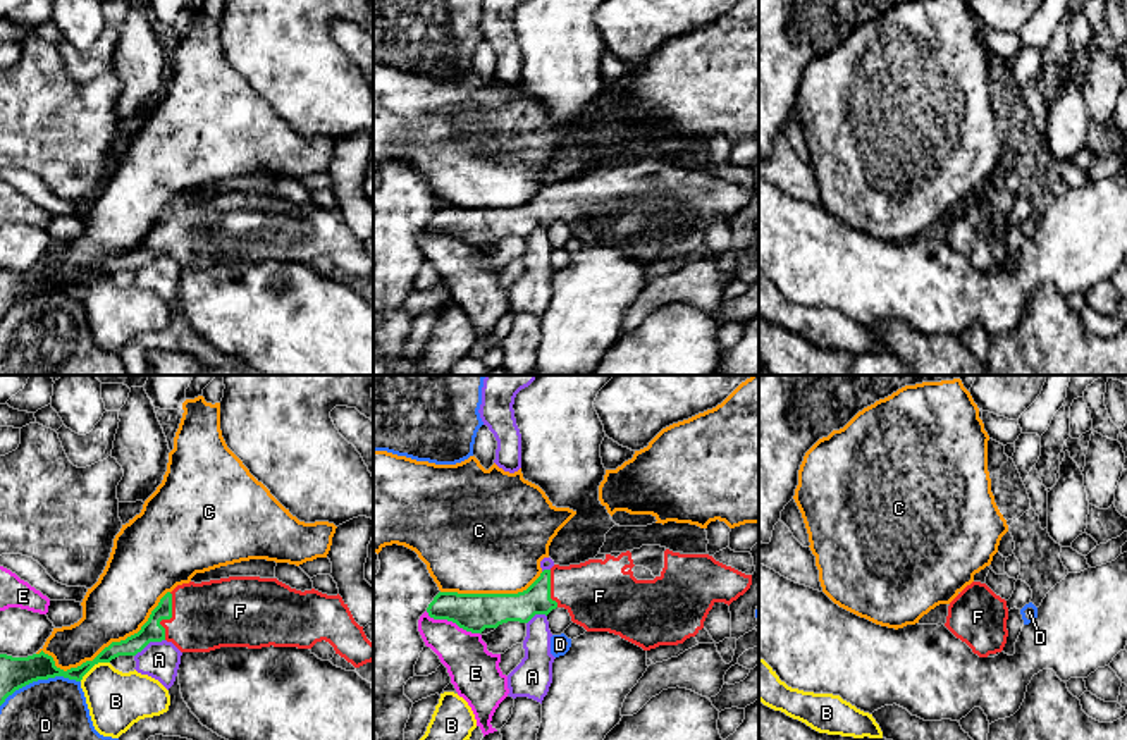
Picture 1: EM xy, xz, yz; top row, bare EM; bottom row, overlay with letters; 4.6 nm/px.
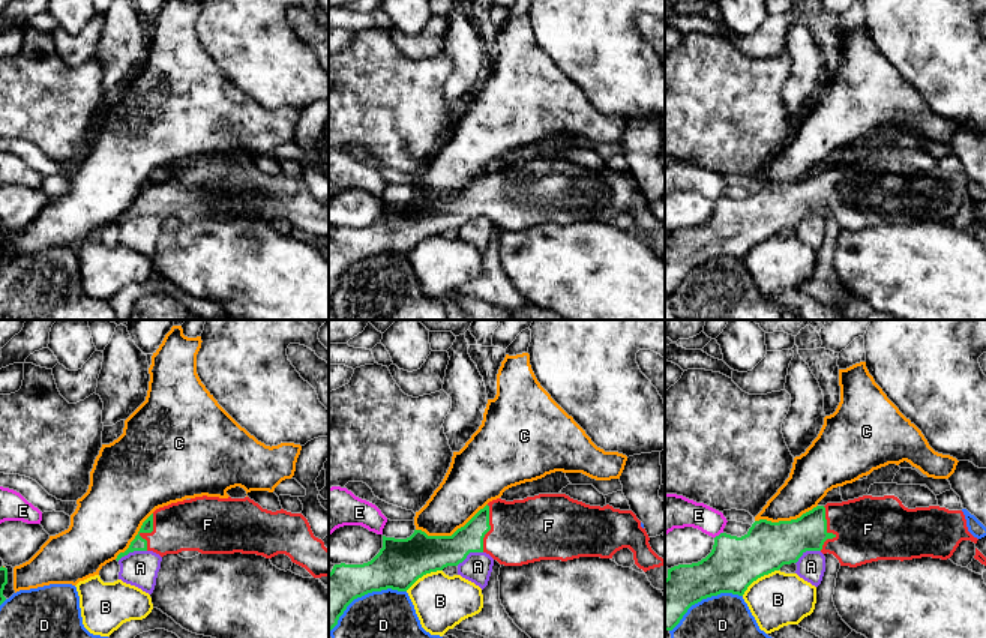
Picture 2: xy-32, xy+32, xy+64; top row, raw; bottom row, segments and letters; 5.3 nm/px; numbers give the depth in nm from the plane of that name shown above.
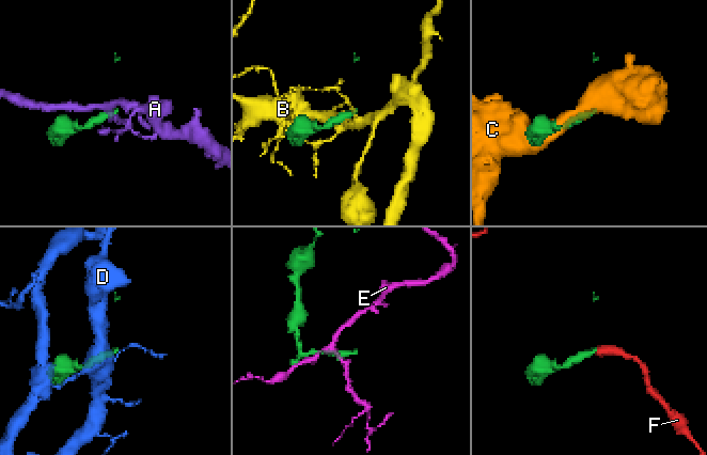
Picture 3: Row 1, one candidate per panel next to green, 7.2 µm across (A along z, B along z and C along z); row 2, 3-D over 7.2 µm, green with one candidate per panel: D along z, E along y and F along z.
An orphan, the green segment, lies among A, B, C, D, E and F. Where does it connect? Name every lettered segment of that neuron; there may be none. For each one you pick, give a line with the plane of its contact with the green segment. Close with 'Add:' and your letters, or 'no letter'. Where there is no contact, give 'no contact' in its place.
F: xy
Add: F

